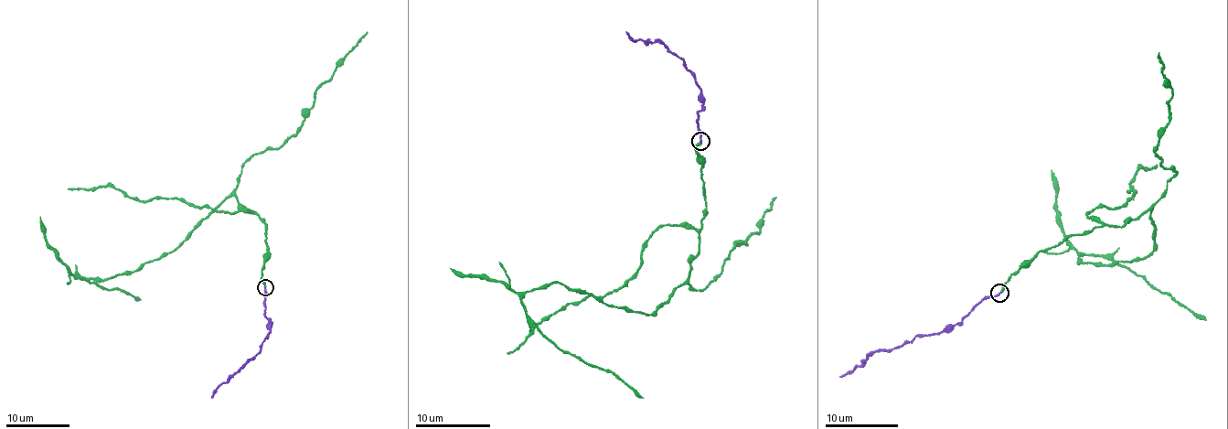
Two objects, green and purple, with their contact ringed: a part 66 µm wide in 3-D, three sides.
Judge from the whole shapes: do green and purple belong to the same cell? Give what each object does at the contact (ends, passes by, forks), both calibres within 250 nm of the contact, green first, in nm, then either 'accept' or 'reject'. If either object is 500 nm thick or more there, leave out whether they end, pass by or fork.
green ends; purple ends; calibres 280 and 190 nm; accept

